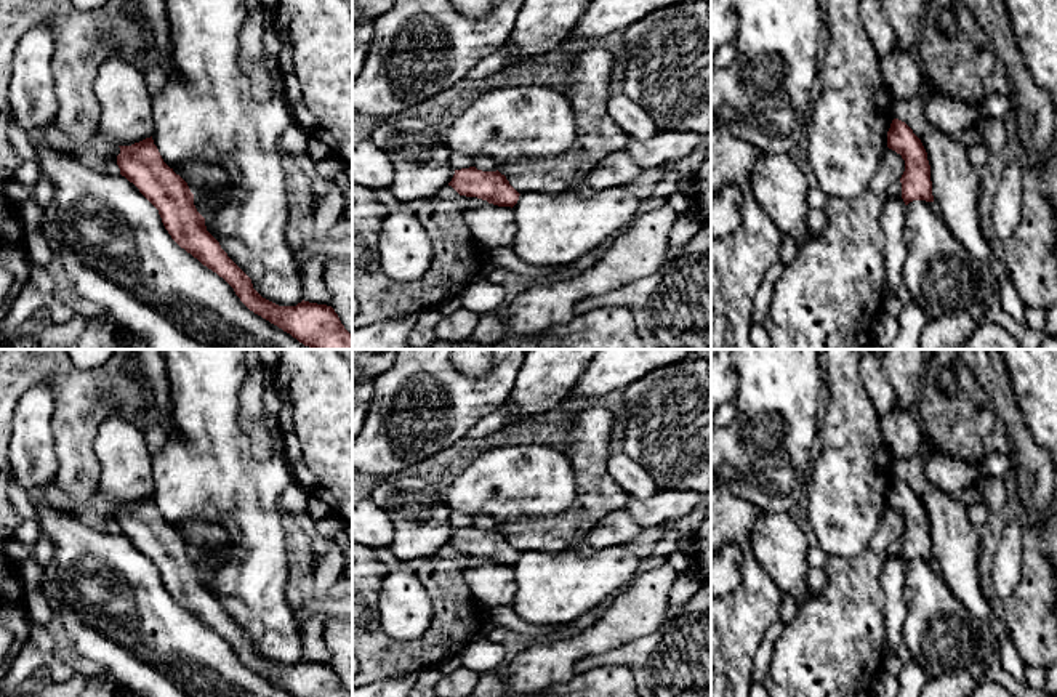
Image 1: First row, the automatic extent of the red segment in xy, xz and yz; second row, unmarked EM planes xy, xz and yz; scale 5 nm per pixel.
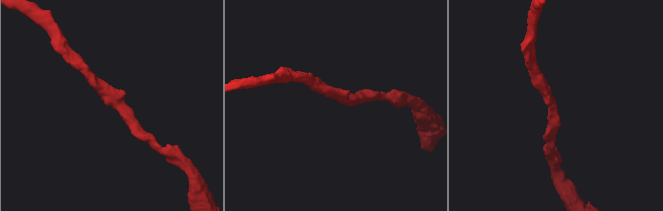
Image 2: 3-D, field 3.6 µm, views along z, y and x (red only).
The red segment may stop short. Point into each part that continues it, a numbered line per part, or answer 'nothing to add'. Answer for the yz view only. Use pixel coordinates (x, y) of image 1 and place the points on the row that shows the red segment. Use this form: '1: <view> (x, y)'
nothing to add

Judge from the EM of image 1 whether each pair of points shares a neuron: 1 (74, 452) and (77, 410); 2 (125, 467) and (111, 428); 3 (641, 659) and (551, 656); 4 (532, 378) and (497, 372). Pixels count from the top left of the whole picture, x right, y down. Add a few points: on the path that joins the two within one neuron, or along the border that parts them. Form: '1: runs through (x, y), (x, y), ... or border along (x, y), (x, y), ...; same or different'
1: runs through (74, 443), (76, 420); same
2: runs through (124, 457), (116, 438); same
3: border along (638, 638), (622, 643), (604, 654); different
4: border along (521, 366), (508, 399), (498, 409); different

